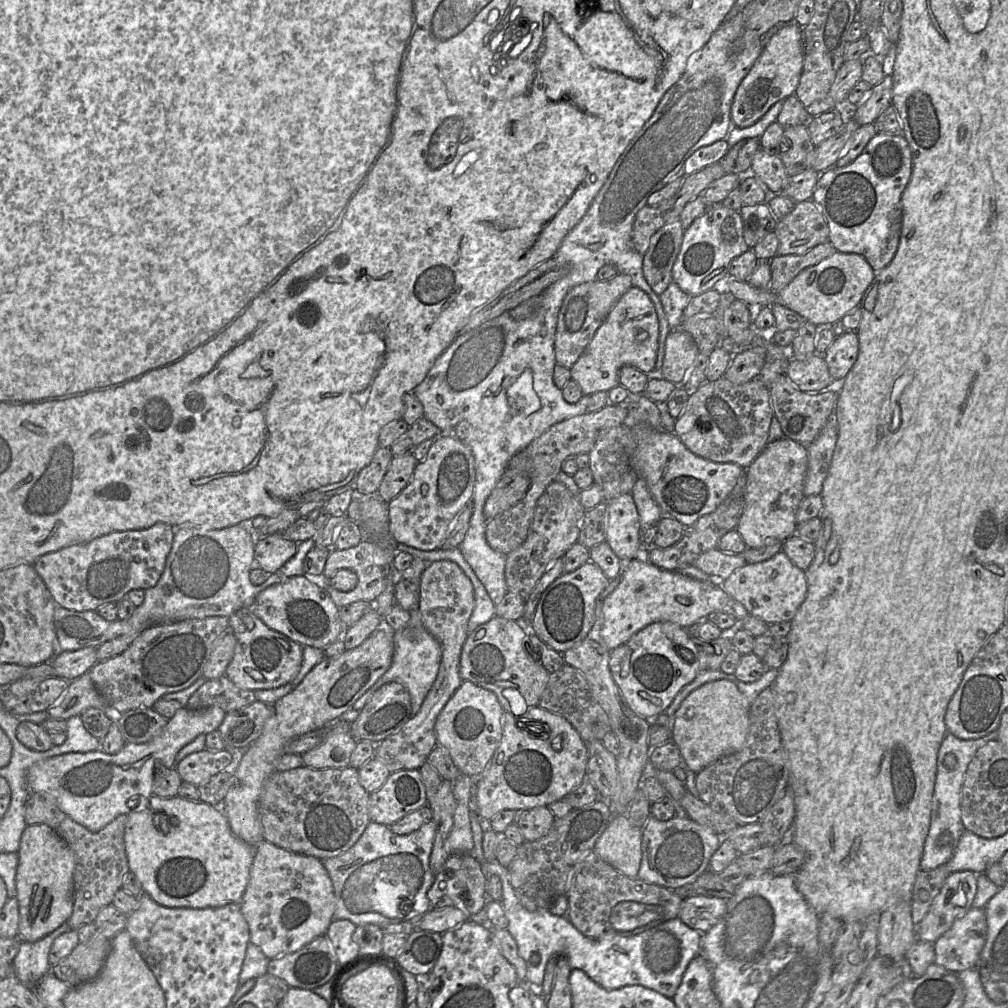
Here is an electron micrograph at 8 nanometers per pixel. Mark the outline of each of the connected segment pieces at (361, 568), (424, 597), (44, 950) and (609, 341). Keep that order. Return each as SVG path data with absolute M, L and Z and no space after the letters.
M362 540L358 545L344 550L330 549L330 554L326 560L323 576L330 580L339 569L349 569L356 573L358 582L356 587L349 592L338 591L327 583L325 590L340 608L357 601L374 603L377 597L384 591L389 583L396 583L397 575L394 568L393 550L384 549L377 543L369 540Z
M440 560L429 564L420 576L419 610L423 625L438 640L442 649L437 677L428 691L420 710L396 733L375 745L374 757L380 759L391 773L419 769L438 744L435 723L438 715L461 686L460 659L469 634L468 621L475 606L474 589L470 579L455 562Z
M63 923L52 933L35 942L22 941L18 954L14 958L15 976L29 989L35 989L43 976L51 971L49 952L54 940L71 930L68 923Z
M632 286L613 306L583 354L570 368L571 379L579 385L583 395L608 392L620 385L619 373L624 366L632 366L645 374L653 372L658 348L659 321L655 307L647 293Z

